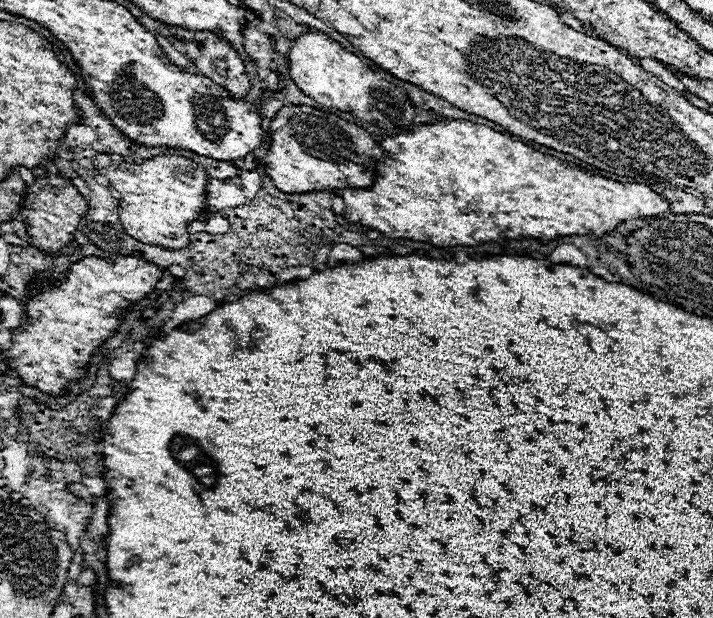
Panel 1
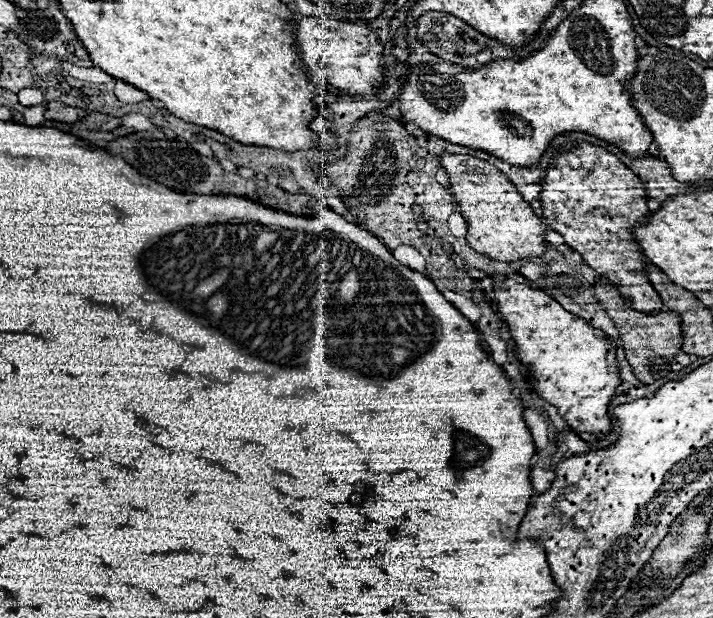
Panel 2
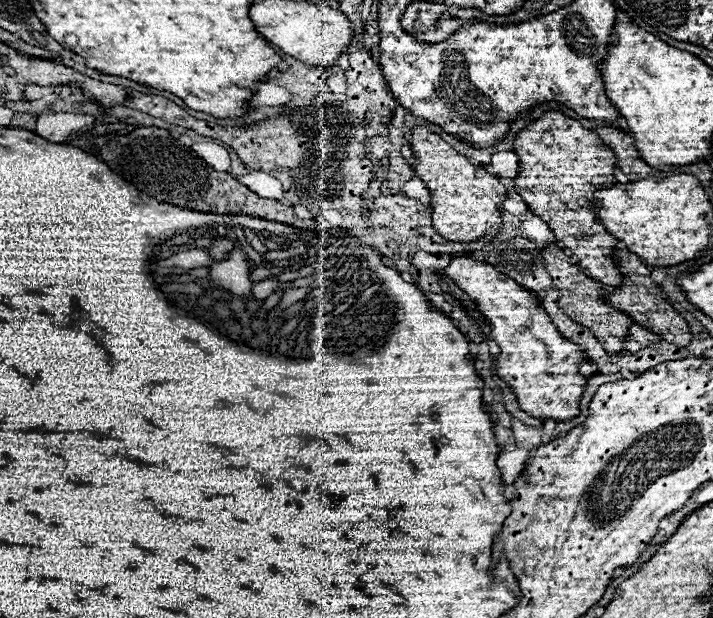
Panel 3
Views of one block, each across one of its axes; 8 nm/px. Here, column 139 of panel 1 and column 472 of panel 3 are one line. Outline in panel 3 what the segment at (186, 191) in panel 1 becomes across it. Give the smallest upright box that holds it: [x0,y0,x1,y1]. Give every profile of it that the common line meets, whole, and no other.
[410,126,506,242]

